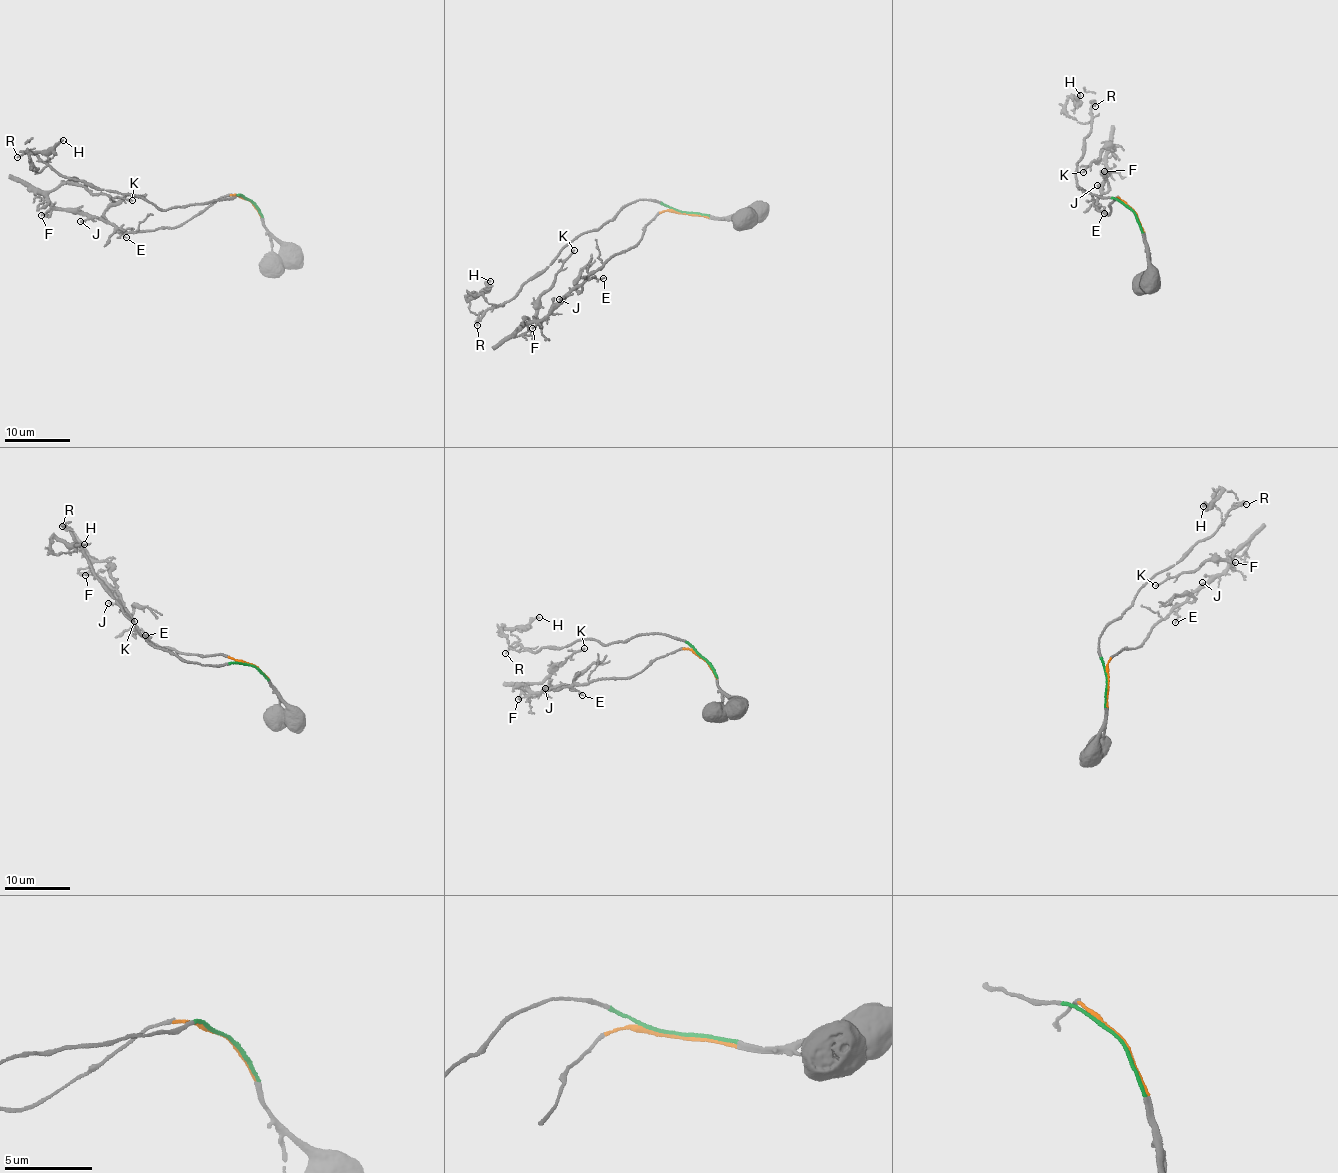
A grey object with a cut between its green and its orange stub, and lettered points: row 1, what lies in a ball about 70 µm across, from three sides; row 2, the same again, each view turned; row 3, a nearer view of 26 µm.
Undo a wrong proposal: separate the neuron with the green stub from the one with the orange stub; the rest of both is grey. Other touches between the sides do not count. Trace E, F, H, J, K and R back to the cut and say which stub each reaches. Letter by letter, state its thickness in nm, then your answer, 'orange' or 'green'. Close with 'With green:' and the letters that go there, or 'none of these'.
E: 70 nm thick; orange
F: 80 nm thick; orange
H: 180 nm thick; green
J: 220 nm thick; orange
K: 130 nm thick; orange
R: 90 nm thick; green
With green: H, R

